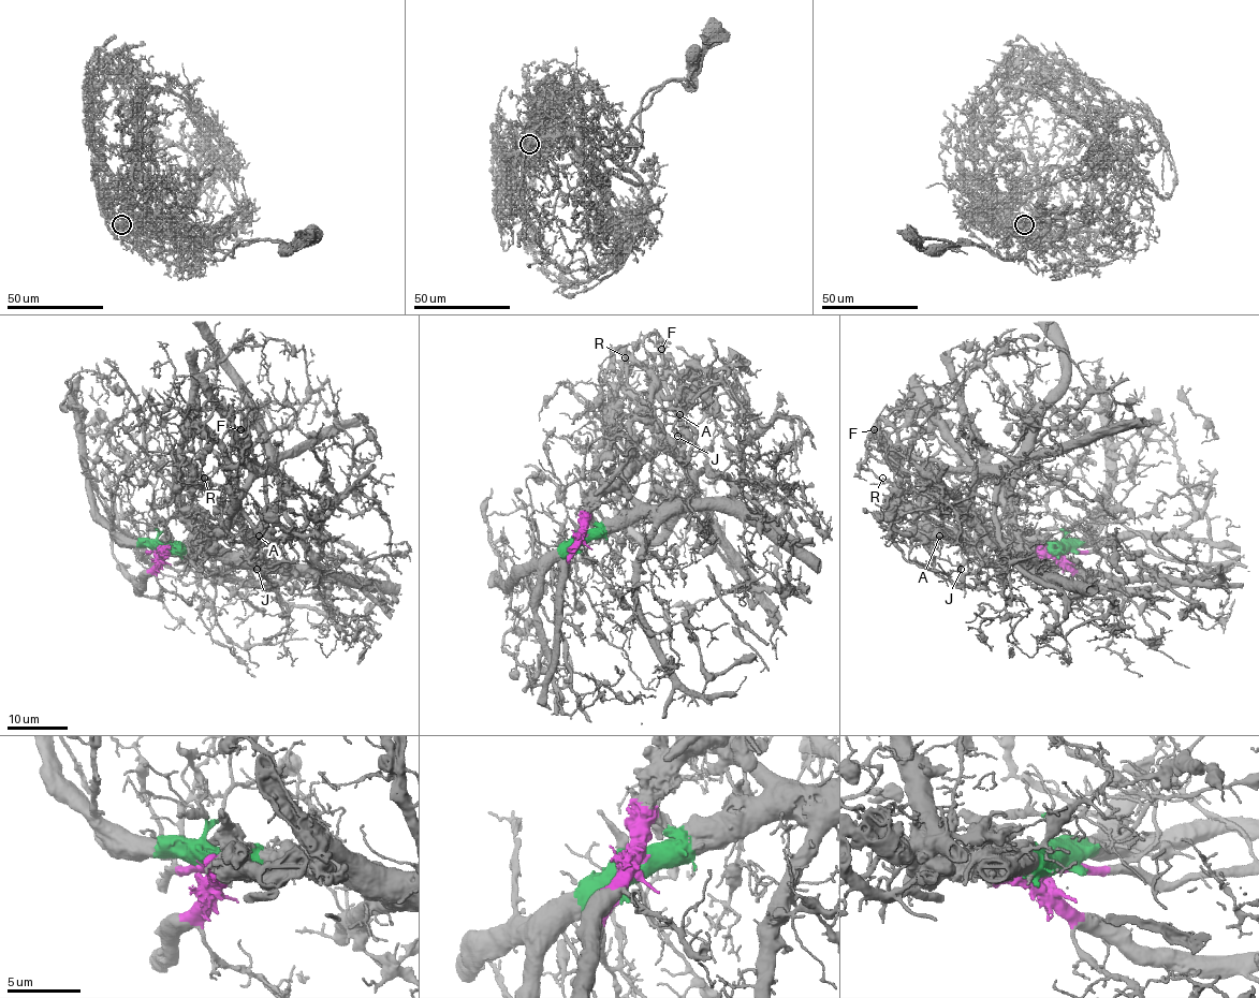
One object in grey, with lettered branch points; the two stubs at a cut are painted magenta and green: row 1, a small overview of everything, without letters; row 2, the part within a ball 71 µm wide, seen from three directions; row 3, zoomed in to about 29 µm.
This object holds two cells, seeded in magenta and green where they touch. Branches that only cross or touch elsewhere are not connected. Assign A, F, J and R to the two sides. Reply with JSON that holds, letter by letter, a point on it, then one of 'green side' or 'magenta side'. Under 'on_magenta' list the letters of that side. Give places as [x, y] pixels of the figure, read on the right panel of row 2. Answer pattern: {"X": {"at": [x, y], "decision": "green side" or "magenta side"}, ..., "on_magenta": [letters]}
{"A": {"at": [939, 536], "decision": "magenta side"}, "F": {"at": [874, 429], "decision": "magenta side"}, "J": {"at": [961, 569], "decision": "magenta side"}, "R": {"at": [882, 478], "decision": "magenta side"}, "on_magenta": ["A", "F", "J", "R"]}

